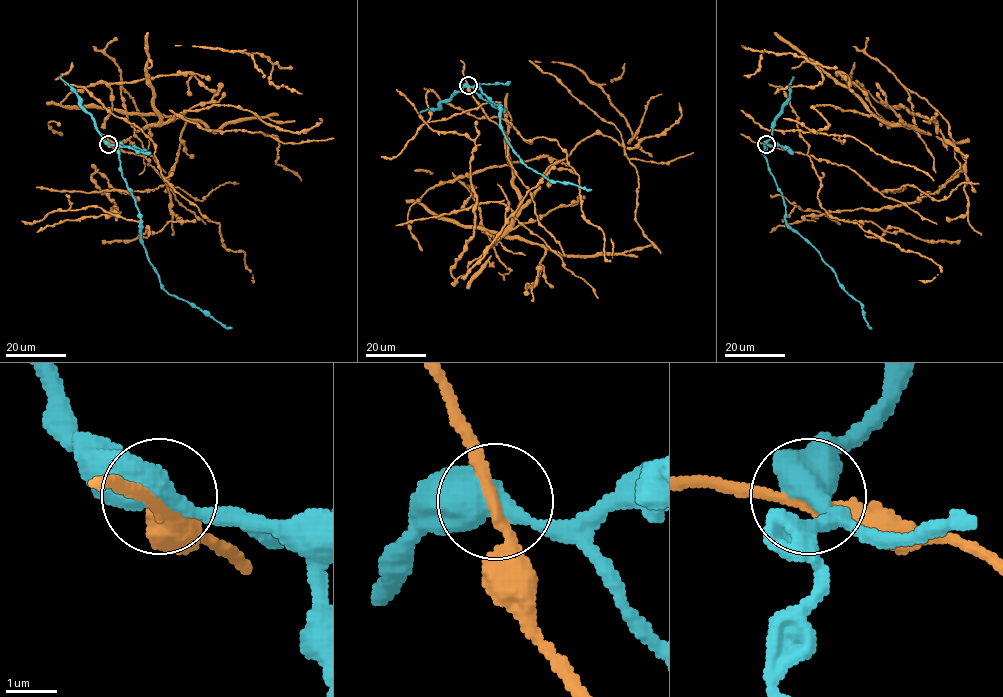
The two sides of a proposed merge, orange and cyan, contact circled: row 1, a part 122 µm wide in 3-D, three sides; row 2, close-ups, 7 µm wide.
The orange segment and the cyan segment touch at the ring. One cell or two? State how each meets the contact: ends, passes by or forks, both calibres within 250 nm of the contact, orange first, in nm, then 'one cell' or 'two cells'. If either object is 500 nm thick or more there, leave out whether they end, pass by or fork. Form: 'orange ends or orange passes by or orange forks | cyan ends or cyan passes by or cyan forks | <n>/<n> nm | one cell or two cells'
220/550 nm | one cell

